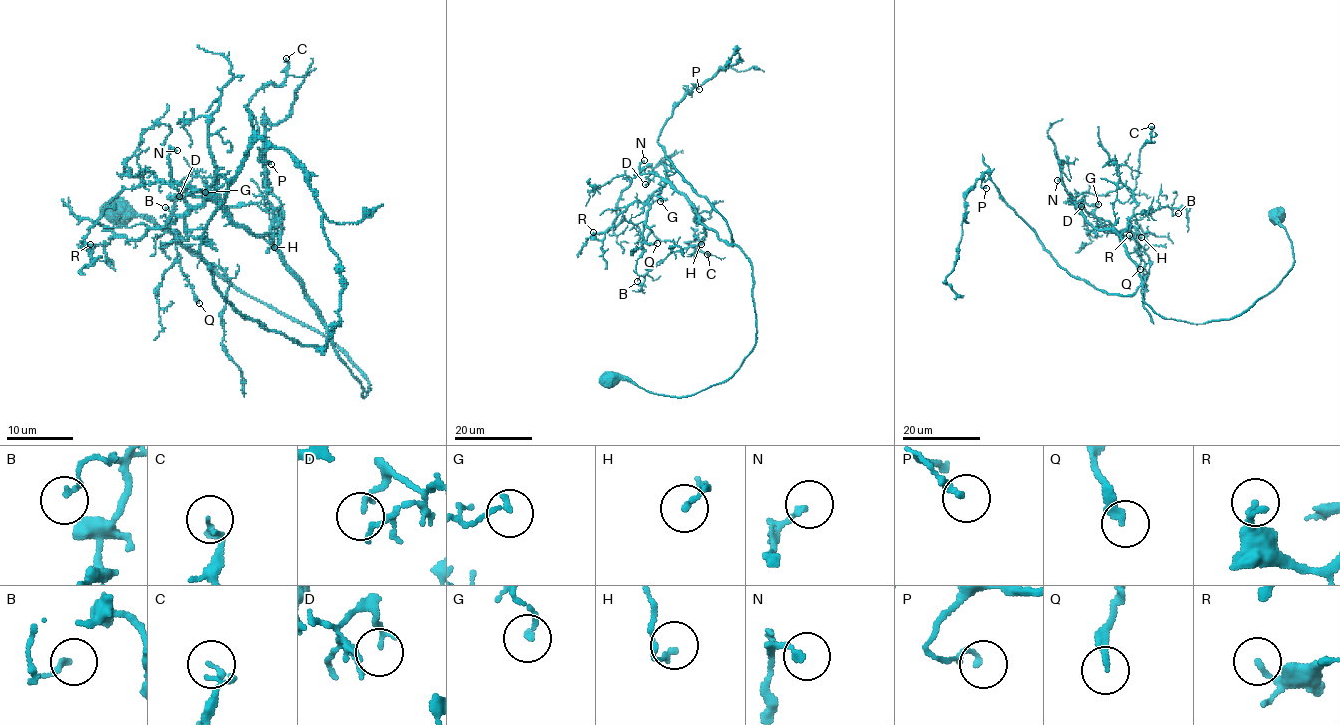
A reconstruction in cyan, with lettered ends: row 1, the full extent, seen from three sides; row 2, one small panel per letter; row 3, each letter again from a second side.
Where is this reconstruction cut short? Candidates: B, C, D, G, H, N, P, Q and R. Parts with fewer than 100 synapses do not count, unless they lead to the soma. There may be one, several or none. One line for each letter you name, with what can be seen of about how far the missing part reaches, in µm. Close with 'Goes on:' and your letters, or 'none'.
Goes on: none

